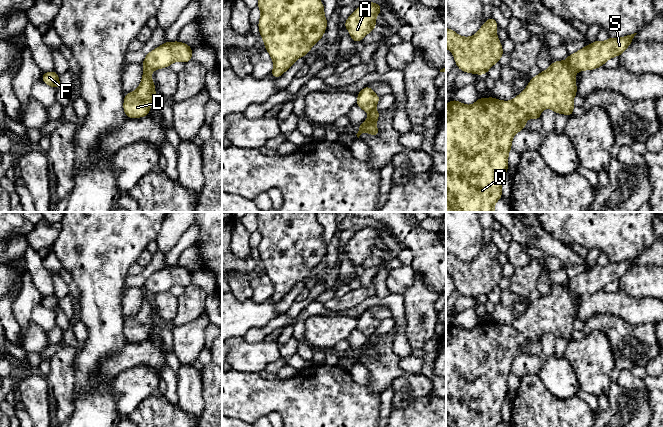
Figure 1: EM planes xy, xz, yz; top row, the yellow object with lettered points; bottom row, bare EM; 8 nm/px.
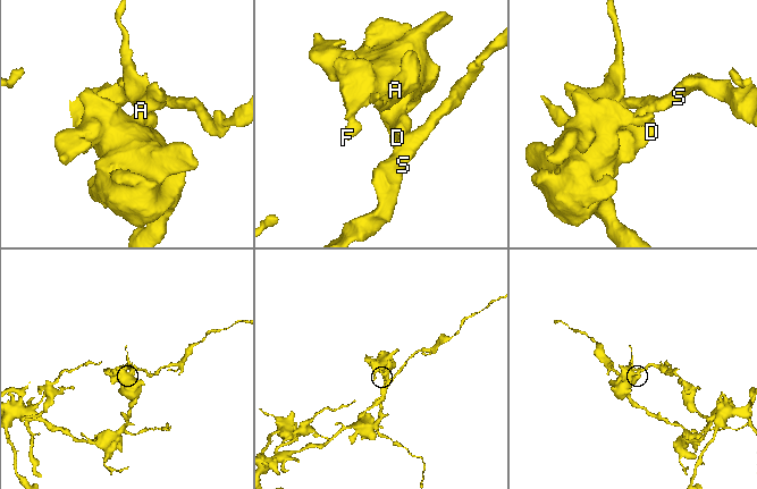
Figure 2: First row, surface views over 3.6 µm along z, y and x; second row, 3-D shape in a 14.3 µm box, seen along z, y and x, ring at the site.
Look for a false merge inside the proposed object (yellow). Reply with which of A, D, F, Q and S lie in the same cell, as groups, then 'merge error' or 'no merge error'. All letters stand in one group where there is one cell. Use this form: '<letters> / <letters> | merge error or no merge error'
A D F Q / S | merge error

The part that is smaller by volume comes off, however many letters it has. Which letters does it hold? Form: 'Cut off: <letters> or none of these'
Cut off: S

